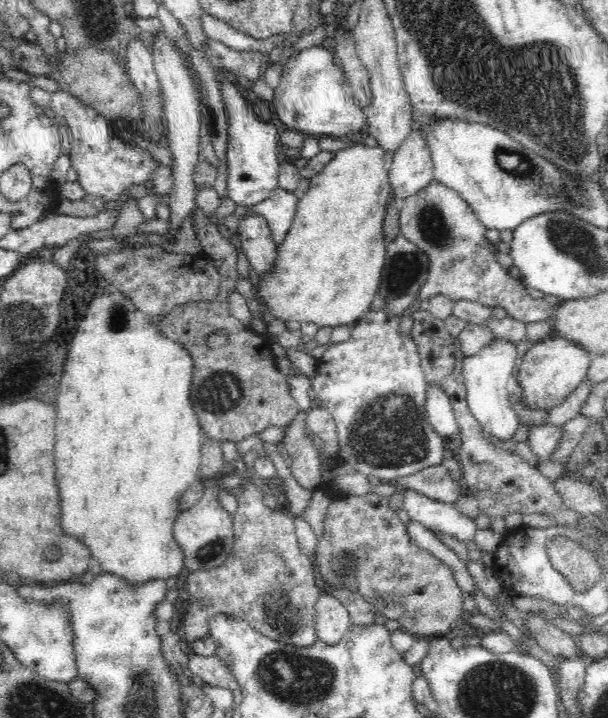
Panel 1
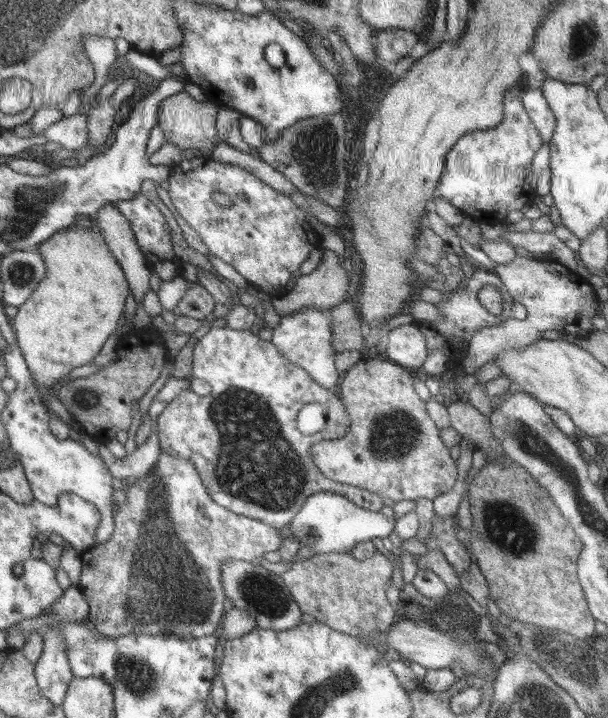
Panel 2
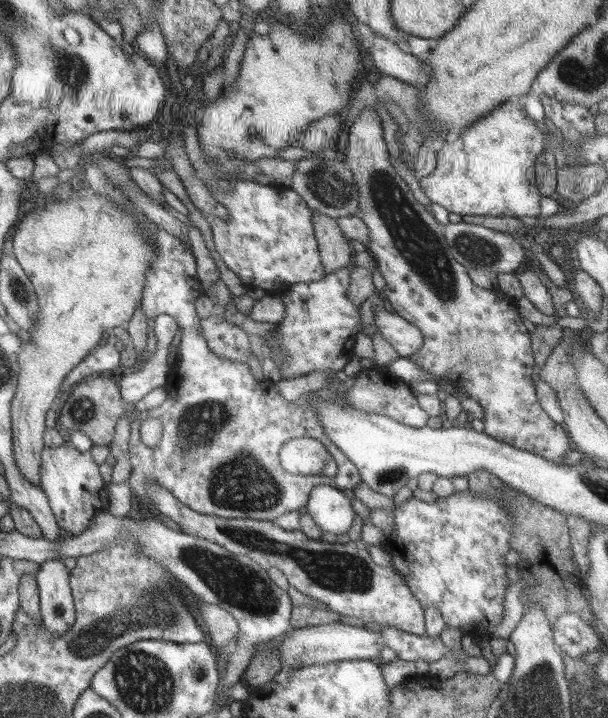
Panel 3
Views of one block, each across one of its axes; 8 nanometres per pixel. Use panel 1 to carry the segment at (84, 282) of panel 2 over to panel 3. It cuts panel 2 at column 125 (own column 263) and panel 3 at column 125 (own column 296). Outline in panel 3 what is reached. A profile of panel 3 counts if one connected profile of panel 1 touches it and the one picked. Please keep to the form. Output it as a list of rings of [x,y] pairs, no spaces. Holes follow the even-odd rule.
[[[81,186],[79,190],[79,196],[71,196],[69,200],[57,200],[55,204],[45,204],[43,208],[37,208],[35,212],[25,212],[23,220],[17,224],[15,228],[15,234],[11,238],[11,248],[13,248],[13,258],[15,262],[21,264],[23,272],[27,274],[27,278],[31,278],[31,286],[35,286],[35,296],[39,298],[39,320],[33,324],[33,328],[27,330],[27,334],[31,334],[31,340],[29,342],[23,342],[21,346],[21,352],[19,352],[19,366],[21,366],[21,374],[17,378],[17,392],[15,392],[15,398],[11,400],[11,424],[13,424],[13,456],[15,456],[15,462],[21,470],[21,474],[31,482],[35,484],[35,488],[39,488],[39,482],[41,482],[41,452],[45,448],[45,440],[41,440],[41,436],[45,436],[45,426],[43,426],[43,414],[45,410],[49,410],[49,406],[53,404],[55,400],[55,394],[57,390],[61,390],[61,384],[63,380],[67,378],[67,374],[83,364],[85,354],[89,352],[87,348],[93,348],[97,342],[99,342],[99,336],[103,330],[107,328],[115,328],[115,326],[123,326],[123,322],[129,322],[135,312],[139,310],[141,306],[141,300],[143,300],[143,292],[145,292],[145,284],[147,284],[147,266],[153,262],[155,254],[153,254],[153,246],[147,244],[147,236],[139,230],[139,220],[135,216],[129,214],[129,210],[123,210],[123,208],[117,208],[113,204],[111,198],[107,196],[101,196],[97,192],[93,192],[89,186]]]

